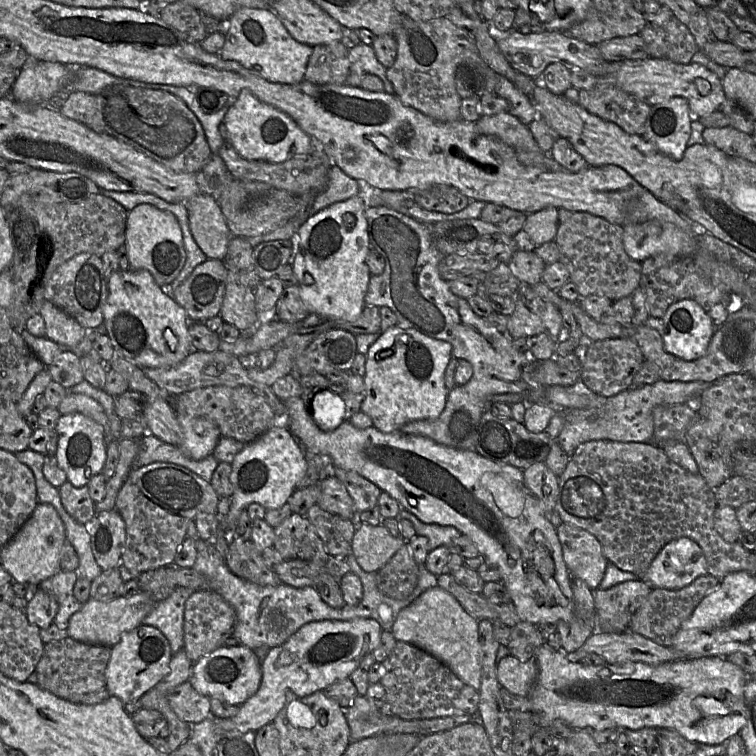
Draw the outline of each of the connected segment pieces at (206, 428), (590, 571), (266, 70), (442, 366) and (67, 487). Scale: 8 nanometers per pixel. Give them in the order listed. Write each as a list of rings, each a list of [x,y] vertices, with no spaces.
[[[177,415],[182,429],[182,440],[178,448],[194,460],[202,460],[213,451],[221,438],[219,427],[204,417]]]
[[[564,522],[556,532],[571,576],[584,581],[593,591],[598,589],[609,562],[598,539],[586,530]]]
[[[240,7],[229,18],[229,28],[219,56],[234,60],[265,79],[284,84],[304,80],[313,47],[295,40],[271,8]]]
[[[394,325],[383,332],[369,347],[366,354],[364,377],[365,398],[361,410],[373,420],[373,426],[384,433],[399,430],[403,425],[415,420],[435,420],[444,410],[448,390],[444,375],[452,355],[452,345],[443,340],[431,338],[411,328]]]
[[[66,481],[59,488],[60,498],[66,511],[82,524],[91,523],[97,515],[95,502],[92,500],[88,485],[75,487]]]

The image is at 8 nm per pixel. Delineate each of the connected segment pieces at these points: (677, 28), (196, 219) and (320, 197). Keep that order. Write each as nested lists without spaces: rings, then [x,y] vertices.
[[[660,6],[654,14],[643,12],[643,17],[645,25],[639,35],[645,42],[650,58],[678,64],[691,63],[698,47],[688,28],[669,8]]]
[[[199,193],[185,202],[191,234],[207,256],[224,260],[232,236],[216,199]]]
[[[332,164],[325,188],[317,192],[310,207],[310,216],[336,202],[356,196],[359,191],[359,181],[348,176],[339,166]]]

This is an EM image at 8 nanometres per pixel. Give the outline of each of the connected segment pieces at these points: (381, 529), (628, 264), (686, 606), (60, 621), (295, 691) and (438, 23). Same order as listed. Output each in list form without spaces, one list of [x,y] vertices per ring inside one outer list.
[[[357,523],[351,554],[363,570],[378,572],[404,543],[402,537],[392,536],[382,524]]]
[[[558,209],[556,243],[559,261],[570,274],[570,281],[578,290],[580,298],[599,295],[612,301],[630,297],[640,286],[641,263],[631,259],[623,245],[623,228],[587,212]]]
[[[707,573],[680,589],[653,588],[641,607],[633,615],[629,630],[660,645],[672,646],[673,639],[682,624],[693,614],[702,599],[716,589],[720,582],[715,576]]]
[[[59,571],[39,584],[39,588],[54,596],[59,604],[59,610],[53,623],[61,629],[67,629],[71,616],[84,605],[74,596],[73,591],[77,578],[75,571]]]
[[[356,618],[348,621],[322,620],[303,625],[281,645],[272,647],[261,661],[262,678],[258,690],[240,705],[239,712],[230,718],[213,716],[215,723],[224,730],[241,733],[257,731],[273,722],[279,711],[293,699],[299,699],[322,691],[334,682],[350,676],[365,655],[371,653],[379,642],[382,632],[380,624],[371,618]]]
[[[405,17],[392,35],[397,41],[397,56],[393,65],[386,69],[386,76],[393,85],[394,93],[404,104],[436,121],[454,122],[462,119],[462,99],[456,90],[455,77],[460,67],[467,66],[470,59],[475,60],[475,55],[479,55],[471,32],[456,26],[447,17],[429,21],[417,21]]]

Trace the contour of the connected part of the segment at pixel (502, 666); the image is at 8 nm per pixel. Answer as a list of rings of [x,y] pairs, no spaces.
[[[506,656],[497,663],[497,678],[501,685],[513,694],[528,697],[538,675],[534,659],[526,662],[514,656]]]

